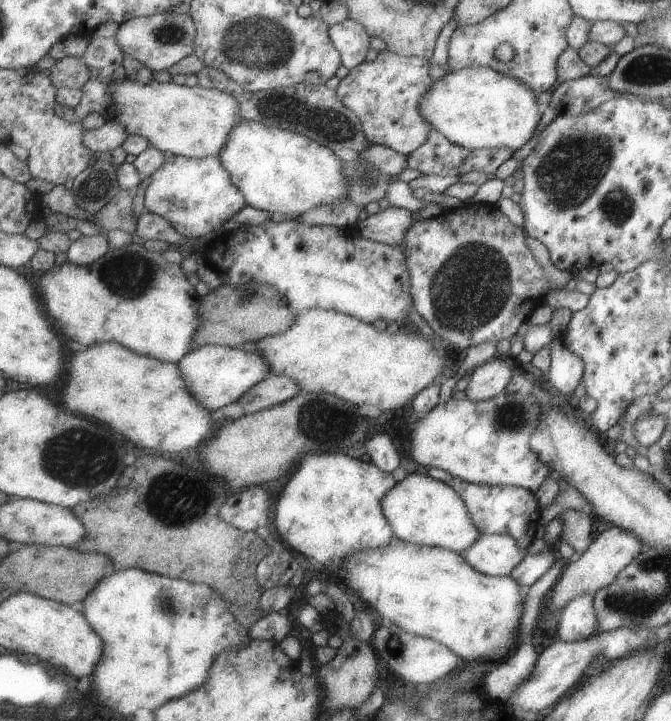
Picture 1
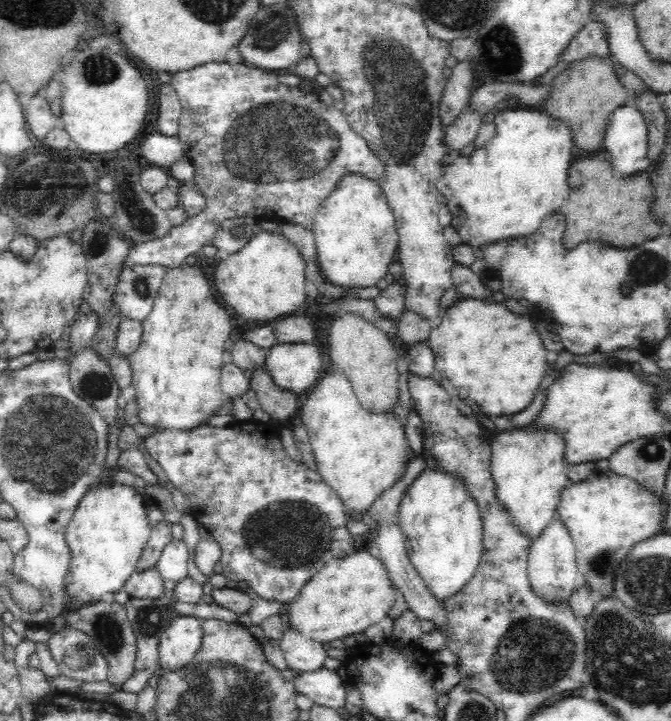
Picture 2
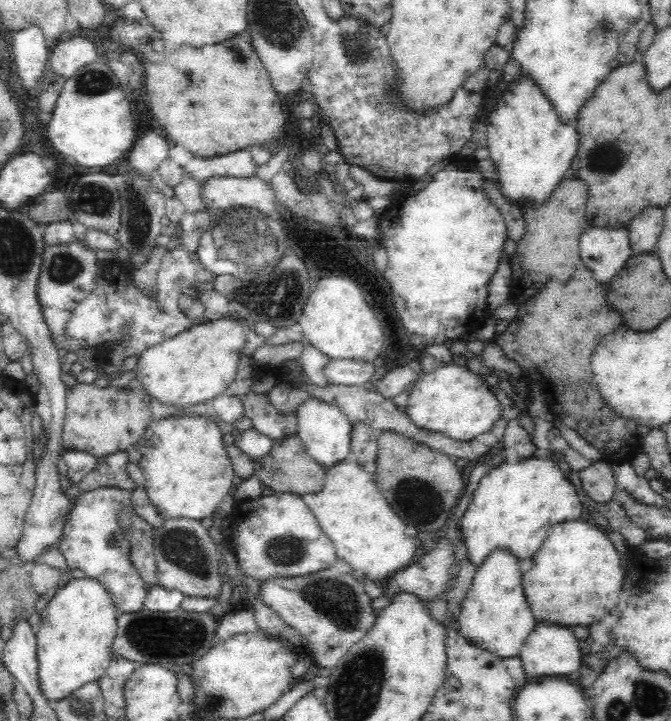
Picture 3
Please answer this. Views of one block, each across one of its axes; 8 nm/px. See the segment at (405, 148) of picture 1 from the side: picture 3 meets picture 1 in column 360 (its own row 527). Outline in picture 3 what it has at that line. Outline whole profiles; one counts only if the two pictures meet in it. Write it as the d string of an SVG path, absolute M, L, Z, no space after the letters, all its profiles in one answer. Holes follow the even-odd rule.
M102 488L81 495L70 514L58 550L70 569L82 570L87 578L97 580L104 587L118 613L137 614L145 609L145 599L149 596L152 586L144 581L127 559L130 545L119 532L118 520L115 517L118 508L123 505L131 505L130 491Z

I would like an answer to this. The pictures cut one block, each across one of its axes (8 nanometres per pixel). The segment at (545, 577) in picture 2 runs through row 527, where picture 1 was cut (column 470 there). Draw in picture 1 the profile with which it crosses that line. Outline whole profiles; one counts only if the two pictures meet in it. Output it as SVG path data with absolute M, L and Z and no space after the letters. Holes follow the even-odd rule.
M480 534L469 549L459 554L479 573L503 577L509 575L528 553L528 546L521 549L511 536Z

